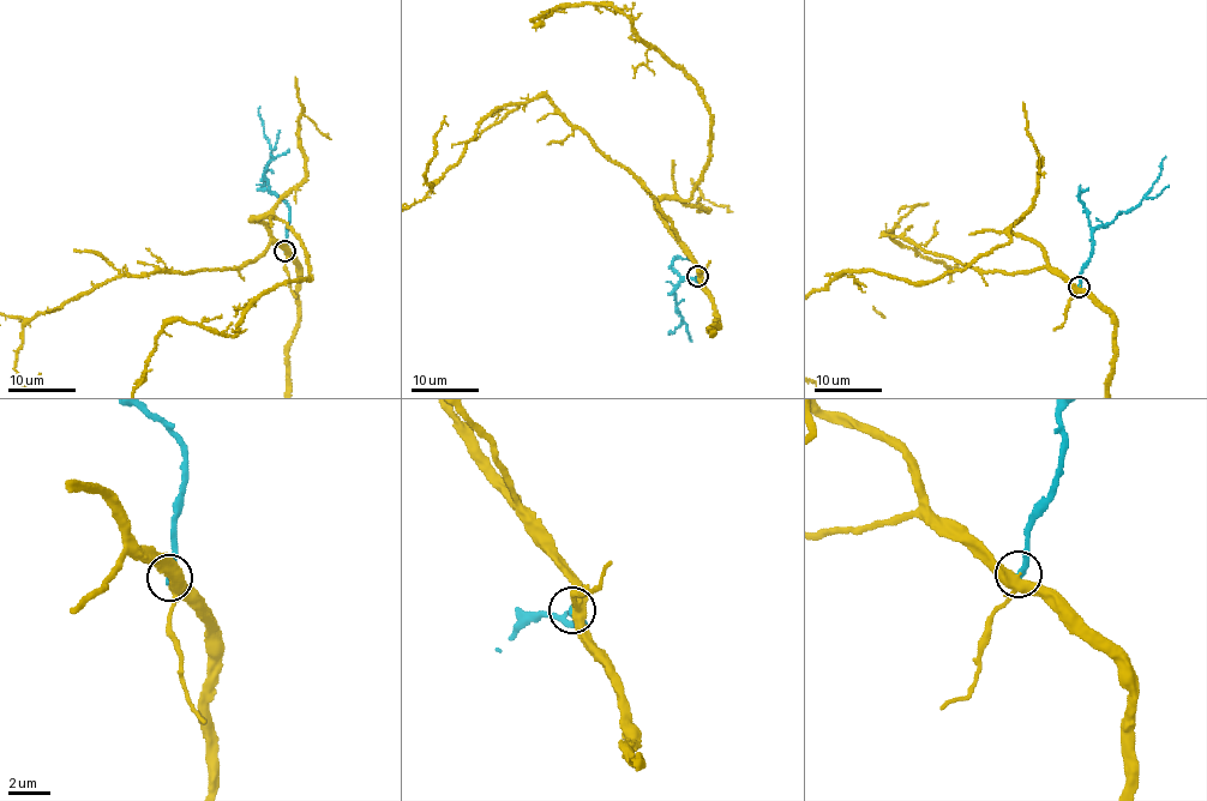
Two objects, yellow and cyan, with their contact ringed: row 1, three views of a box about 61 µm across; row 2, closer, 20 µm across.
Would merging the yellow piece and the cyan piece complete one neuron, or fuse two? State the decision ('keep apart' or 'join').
keep apart

